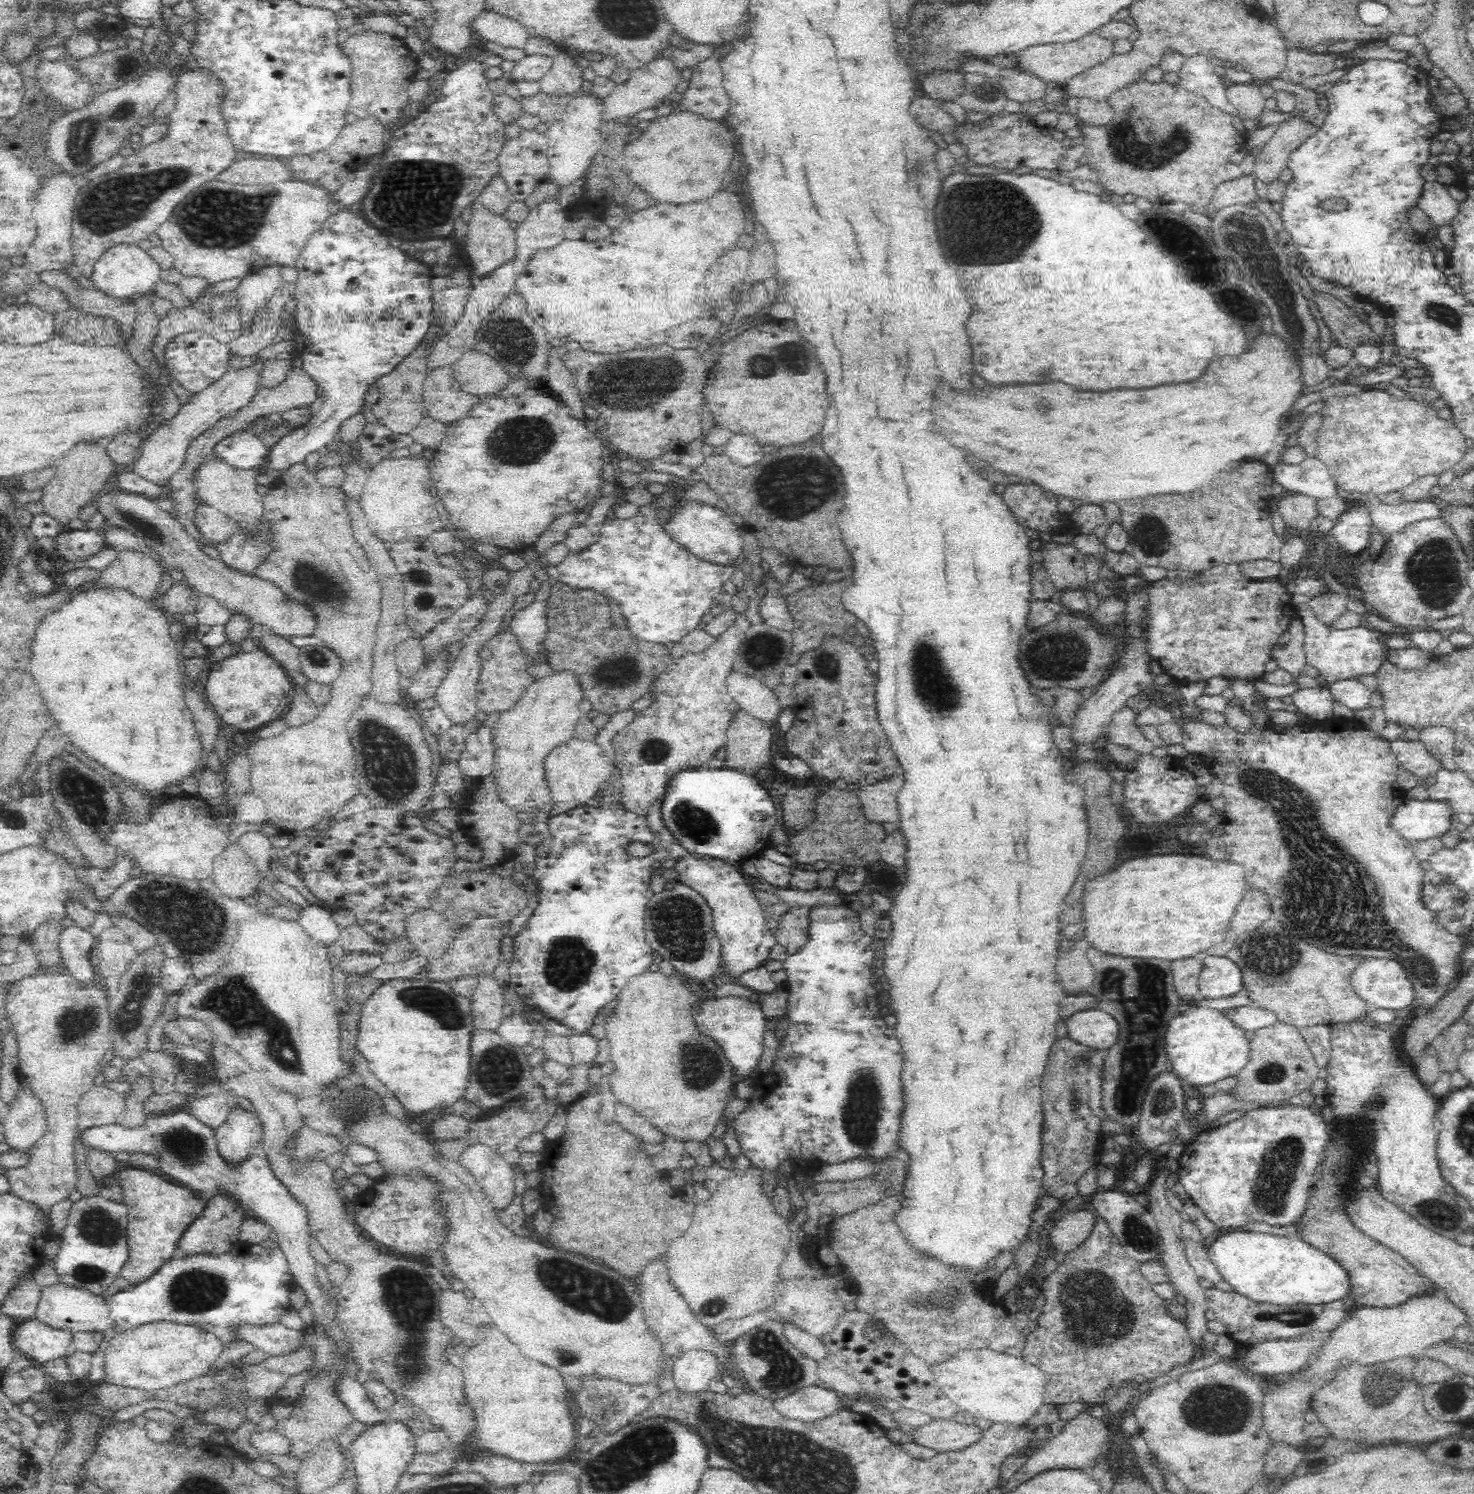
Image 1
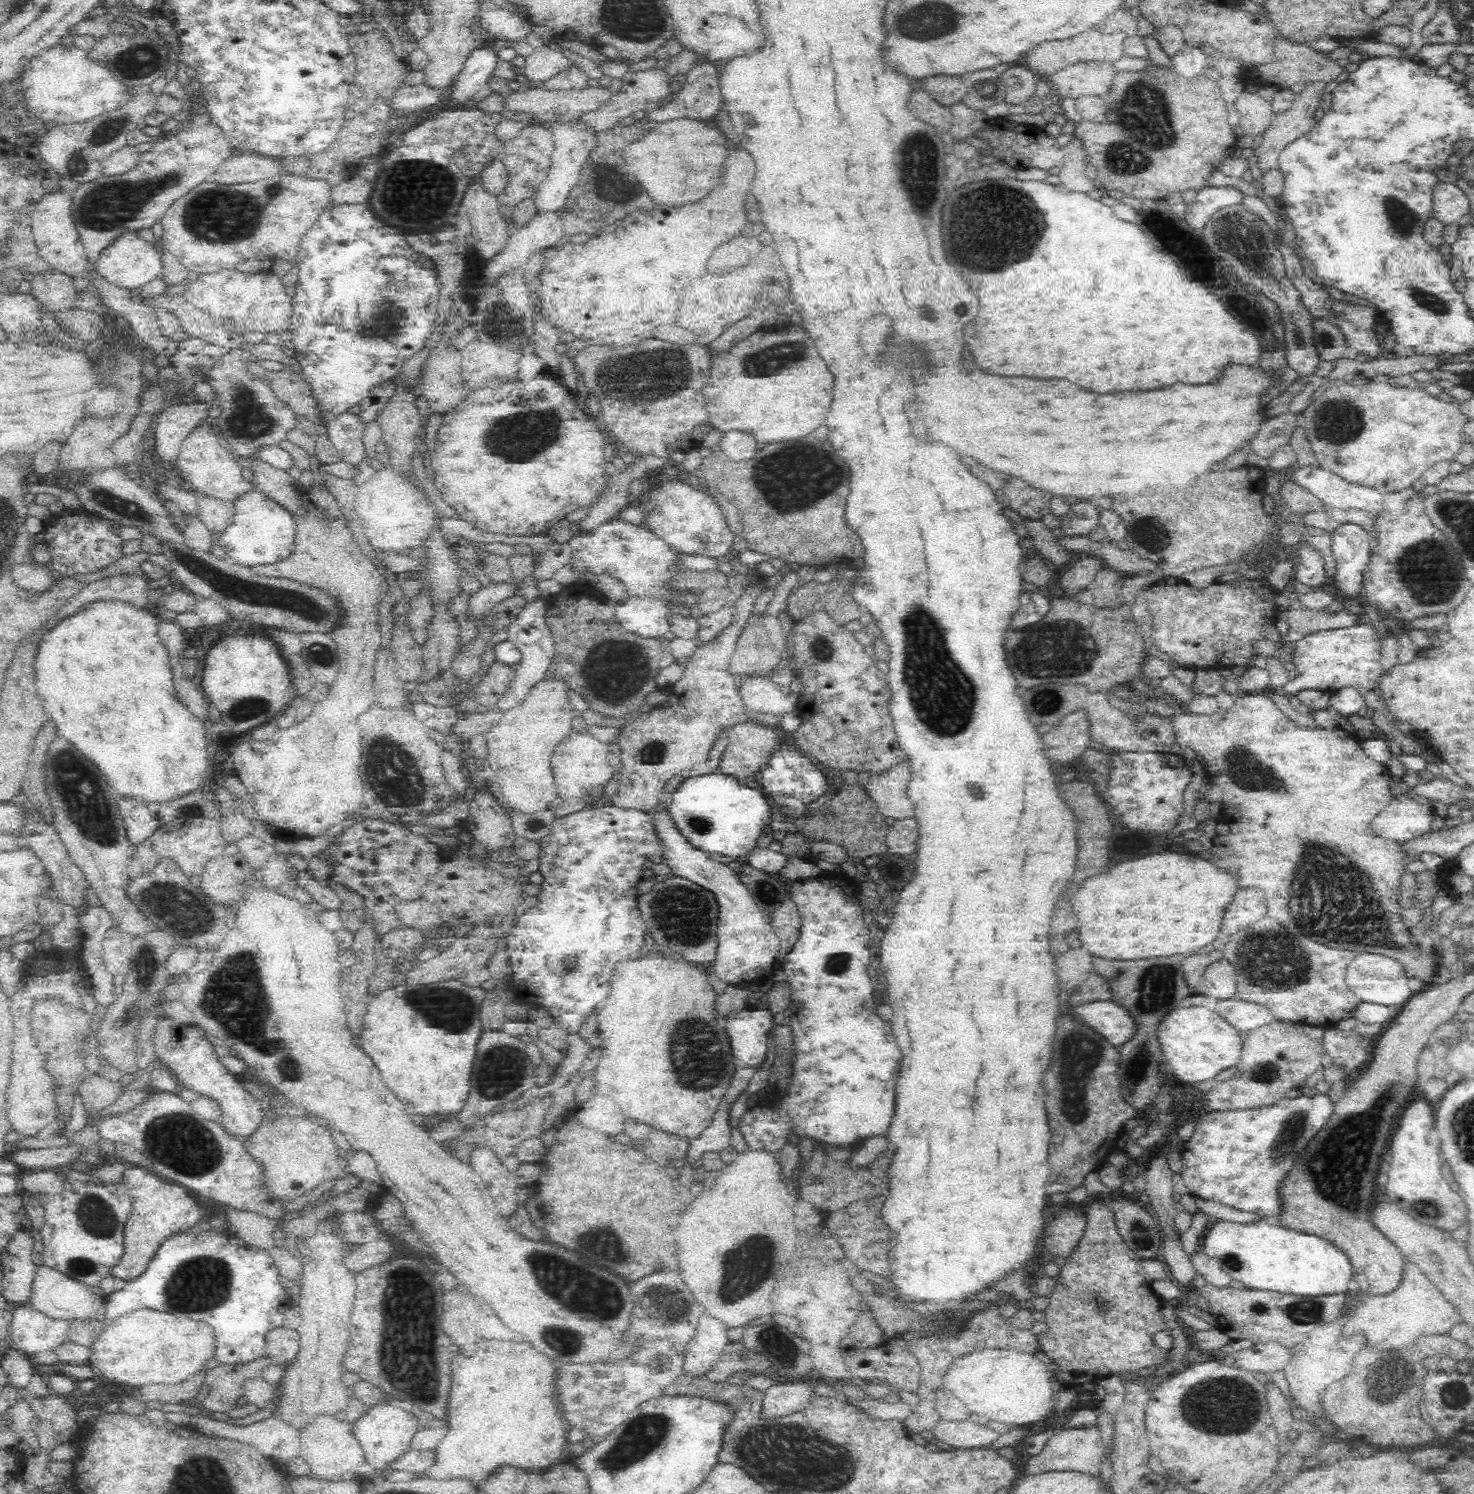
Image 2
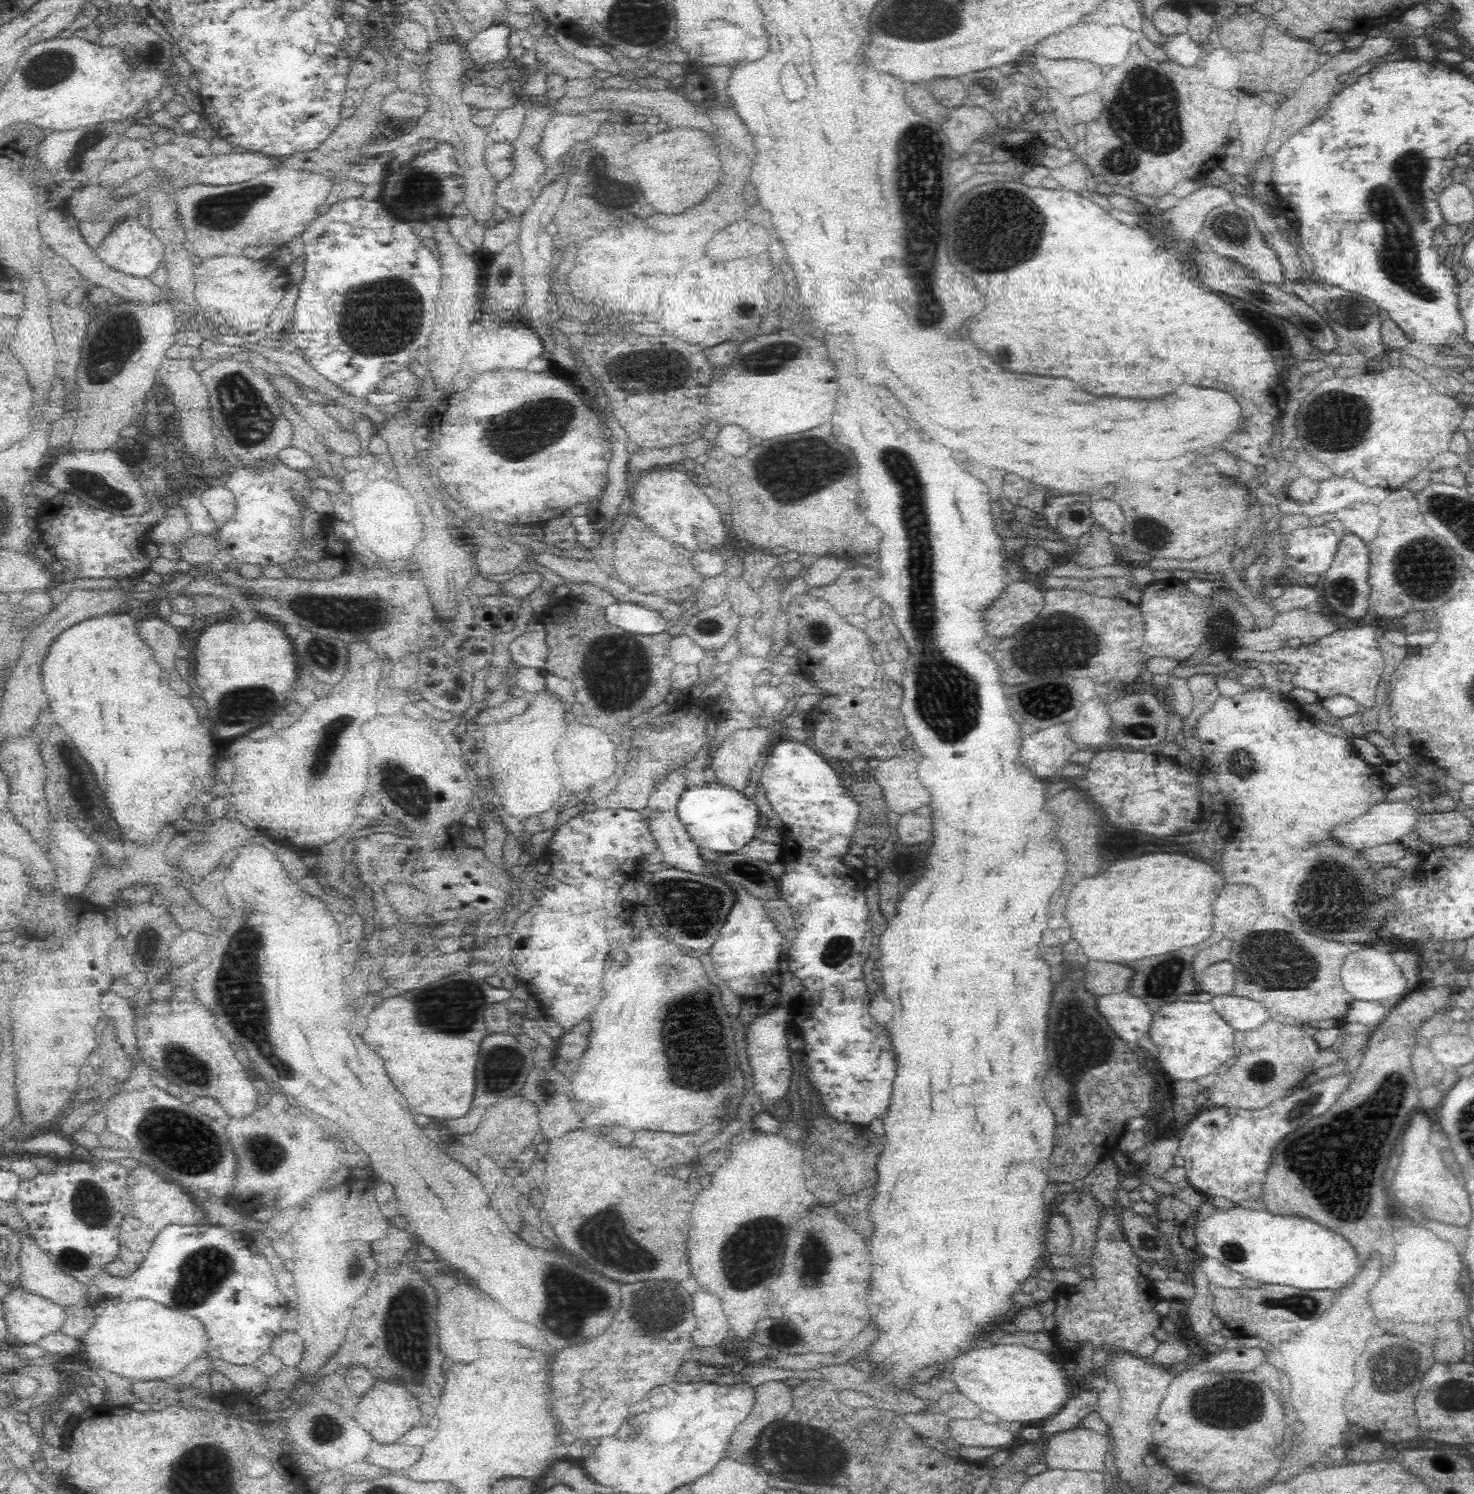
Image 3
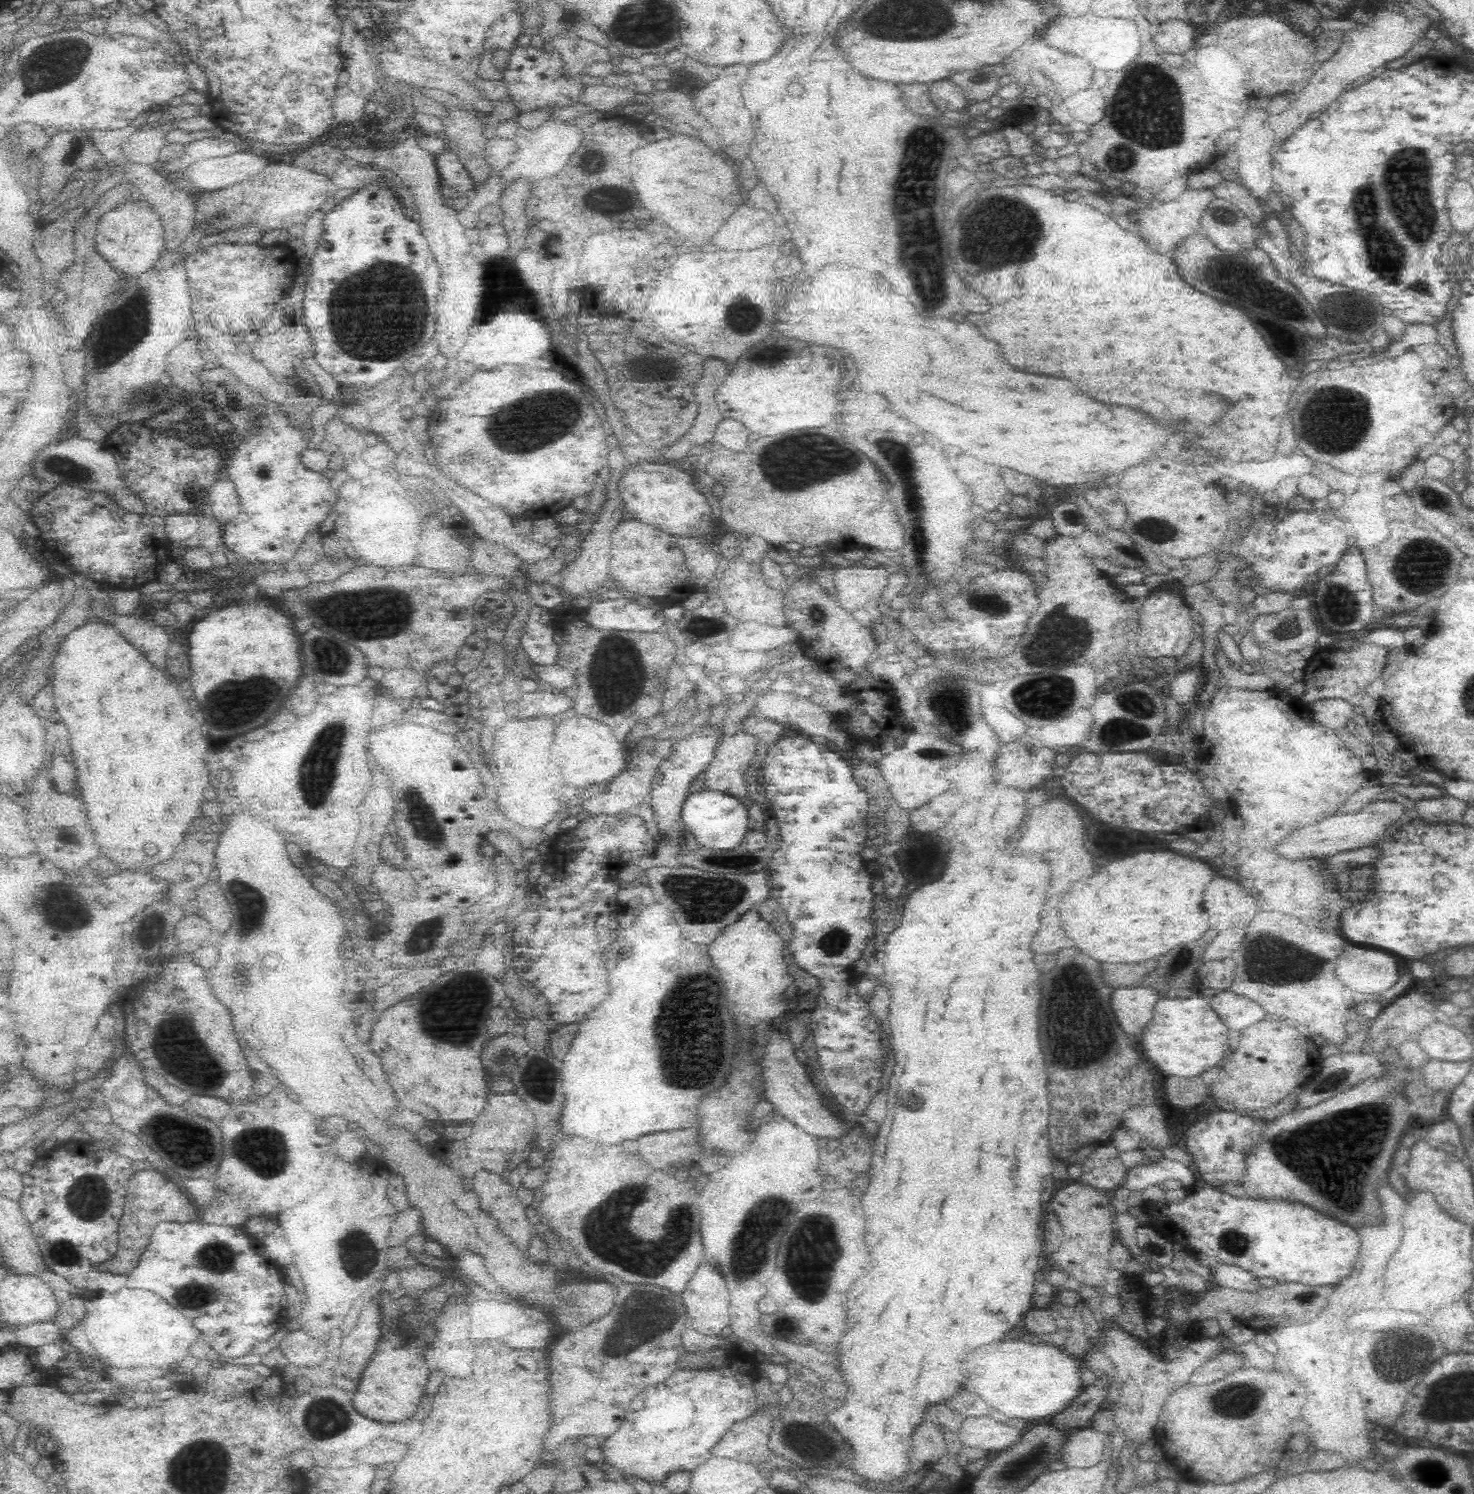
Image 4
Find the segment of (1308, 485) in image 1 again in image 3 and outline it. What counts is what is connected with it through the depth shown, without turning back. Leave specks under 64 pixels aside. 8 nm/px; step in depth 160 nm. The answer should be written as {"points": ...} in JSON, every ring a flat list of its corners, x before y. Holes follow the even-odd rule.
{"points":[[1335,477,1331,480,1324,480,1319,484,1319,492,1316,497,1306,502,1290,504,1283,502,1281,508,1290,514,1305,514,1312,519,1332,516,1332,513,1340,510,1342,506,1352,504,1354,500,1372,500,1382,502,1386,496,1386,490,1374,486,1366,488,1354,480,1343,477]]}

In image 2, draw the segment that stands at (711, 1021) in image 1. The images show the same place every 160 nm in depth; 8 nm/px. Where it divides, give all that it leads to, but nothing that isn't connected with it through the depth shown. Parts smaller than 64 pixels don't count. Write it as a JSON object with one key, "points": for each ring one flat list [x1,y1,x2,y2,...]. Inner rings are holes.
{"points":[[746,1009,734,1016,728,1016,728,1036,732,1038,732,1050,736,1052,736,1058,750,1068,759,1068,766,1062,766,1052,768,1052,768,1036,774,1031,774,1013,768,1009]]}

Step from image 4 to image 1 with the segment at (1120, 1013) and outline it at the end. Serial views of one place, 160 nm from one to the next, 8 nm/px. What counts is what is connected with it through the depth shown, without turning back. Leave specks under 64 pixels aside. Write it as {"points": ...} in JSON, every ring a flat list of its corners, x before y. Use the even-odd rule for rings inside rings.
{"points":[[1099,1006,1072,1013,1066,1022,1068,1037,1104,1052,1116,1044,1120,1036,1120,1023,1116,1017]]}

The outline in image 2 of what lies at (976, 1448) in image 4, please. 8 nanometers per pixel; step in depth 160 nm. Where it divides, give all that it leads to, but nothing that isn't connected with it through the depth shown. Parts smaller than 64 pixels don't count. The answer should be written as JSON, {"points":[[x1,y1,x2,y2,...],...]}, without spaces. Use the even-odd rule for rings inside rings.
{"points":[[969,1418,963,1421,941,1419,932,1432,938,1440,954,1449,976,1449,992,1445,1000,1434,996,1430,978,1425]]}

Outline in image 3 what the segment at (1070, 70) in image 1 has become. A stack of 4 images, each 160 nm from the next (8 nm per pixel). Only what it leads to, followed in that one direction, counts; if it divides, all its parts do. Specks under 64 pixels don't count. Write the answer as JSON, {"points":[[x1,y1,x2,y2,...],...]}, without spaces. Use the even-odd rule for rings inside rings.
{"points":[[1080,22,1076,24,1076,28,1070,26,1066,28,1066,32,1058,32,1040,40,1036,48,1040,54,1048,58,1080,58,1080,60,1090,60,1098,66,1114,68,1126,60,1130,52,1130,44,1132,44,1132,32,1126,26,1100,26,1100,24]]}

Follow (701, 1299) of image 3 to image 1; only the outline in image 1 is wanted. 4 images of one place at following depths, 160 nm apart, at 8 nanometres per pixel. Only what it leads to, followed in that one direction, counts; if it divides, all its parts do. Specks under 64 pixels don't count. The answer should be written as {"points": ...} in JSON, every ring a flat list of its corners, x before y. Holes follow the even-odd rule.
{"points":[[709,1350,684,1352,673,1362,673,1380,676,1387,690,1394,706,1390,720,1368,718,1355]]}

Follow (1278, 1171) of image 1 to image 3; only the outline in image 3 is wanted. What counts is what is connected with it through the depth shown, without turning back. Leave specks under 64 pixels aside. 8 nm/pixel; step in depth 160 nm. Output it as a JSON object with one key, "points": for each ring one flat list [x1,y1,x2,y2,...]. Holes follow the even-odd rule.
{"points":[[1343,1069,1336,1076,1316,1079,1310,1087,1297,1089,1284,1098,1275,1100,1272,1104,1256,1111,1243,1110,1238,1107,1215,1107,1200,1112,1188,1123,1184,1136,1179,1140,1178,1154,1184,1159,1186,1169,1186,1184,1192,1185,1200,1196,1222,1197,1231,1200,1233,1204,1251,1204,1259,1200,1261,1180,1271,1159,1272,1147,1284,1132,1292,1132,1296,1126,1303,1125,1306,1121,1324,1114,1338,1097,1346,1092,1350,1086,1355,1071,1348,1072]]}

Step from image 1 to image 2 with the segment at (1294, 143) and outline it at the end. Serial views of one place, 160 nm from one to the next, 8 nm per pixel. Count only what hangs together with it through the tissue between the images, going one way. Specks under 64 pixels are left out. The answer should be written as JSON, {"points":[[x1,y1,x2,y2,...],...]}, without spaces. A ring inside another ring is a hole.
{"points":[[1310,81,1305,83,1304,90,1295,94,1292,108,1276,114,1276,118,1269,123,1269,127,1256,143,1254,154,1258,158,1258,168,1262,172,1268,169,1276,169,1278,165,1279,154,1298,136,1304,135,1308,132,1308,128,1314,128,1316,120,1314,120,1314,112,1318,110,1318,102,1322,102,1322,94,1326,81]]}

